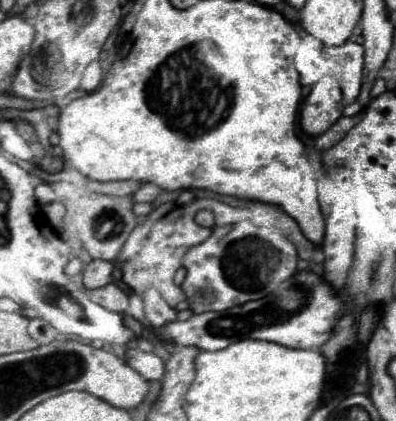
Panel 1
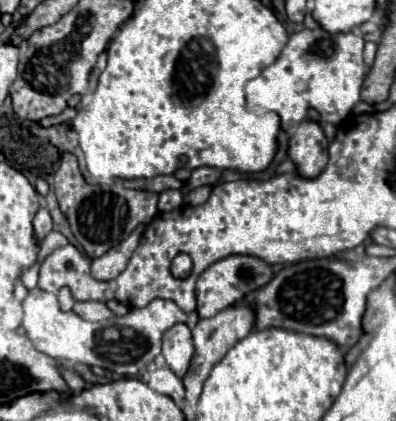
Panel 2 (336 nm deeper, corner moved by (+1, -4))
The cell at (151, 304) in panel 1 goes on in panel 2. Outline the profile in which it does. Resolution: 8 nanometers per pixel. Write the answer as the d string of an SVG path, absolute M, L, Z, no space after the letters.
M179 323L163 335L163 357L167 361L167 367L177 377L183 377L189 371L193 353L195 347L191 339L191 329L187 325Z

